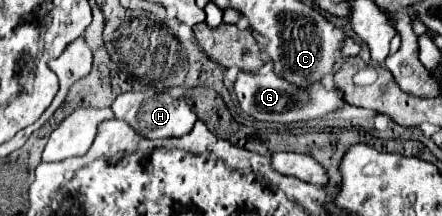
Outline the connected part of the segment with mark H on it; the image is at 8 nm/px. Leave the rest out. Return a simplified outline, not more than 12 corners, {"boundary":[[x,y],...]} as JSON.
{"boundary":[[157,91],[121,93],[117,119],[137,133],[187,135],[197,115],[185,99]]}

